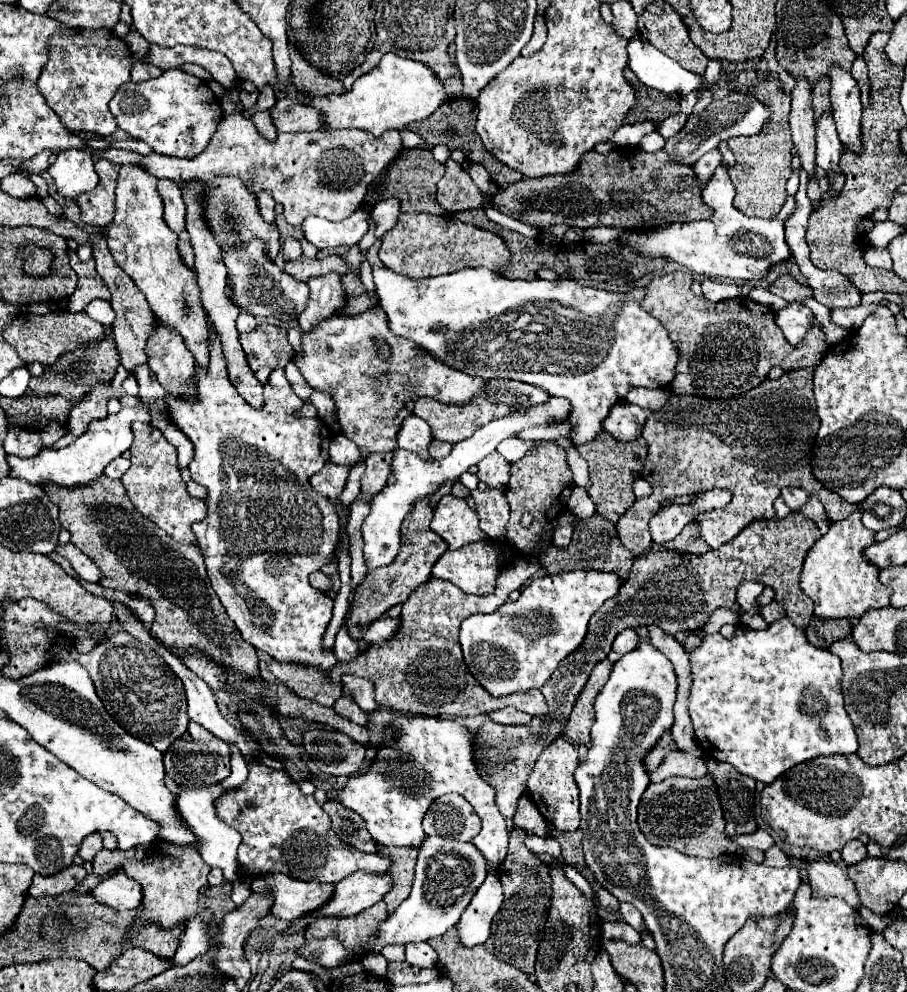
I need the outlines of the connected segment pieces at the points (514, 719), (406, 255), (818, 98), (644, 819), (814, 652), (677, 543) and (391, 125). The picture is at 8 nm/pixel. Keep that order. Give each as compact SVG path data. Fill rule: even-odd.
M503 708L503 710L495 710L487 714L493 722L497 724L529 724L531 716L517 710L517 708Z
M399 214L397 224L389 232L385 232L381 240L381 262L389 270L409 278L441 276L477 266L499 270L507 268L511 258L505 242L497 234L433 214Z
M821 78L817 80L813 88L813 108L815 108L815 120L825 116L825 112L831 114L831 100L829 100L829 90L831 90L831 80Z
M709 774L703 778L677 778L675 776L675 778L665 778L659 784L649 784L639 802L637 824L639 824L639 830L643 832L643 836L651 844L671 846L689 856L717 858L723 854L741 854L743 852L743 848L737 848L737 844L725 836L725 820L723 820L723 812L721 812L719 798L717 798L717 788Z
M787 616L773 622L769 628L765 630L751 630L743 624L739 624L735 628L735 633L731 639L724 638L720 633L706 635L699 646L693 646L687 650L689 654L689 662L691 662L691 678L693 678L693 684L691 684L691 690L689 690L689 714L691 714L691 720L693 720L693 728L695 728L695 736L703 748L705 754L711 754L711 752L721 752L721 762L729 762L731 766L737 768L737 772L745 774L745 776L751 776L753 780L757 782L765 782L765 784L771 784L777 776L781 776L783 772L787 772L789 768L801 764L801 762L807 762L807 760L813 760L813 758L819 758L819 756L835 756L835 754L841 754L841 756L847 756L847 754L855 754L857 752L857 736L855 736L855 728L843 708L843 694L841 694L841 660L839 656L827 652L827 650L821 650L821 648L815 648L807 642L805 634L801 628L797 628Z
M689 522L673 540L663 542L663 544L653 544L651 550L655 550L655 552L675 550L679 554L705 554L705 552L709 552L709 546L701 540L697 524Z
M385 54L383 60L367 74L363 74L355 84L351 92L345 92L341 96L329 96L329 98L315 98L313 102L307 102L301 92L291 84L289 86L289 98L299 100L301 104L319 108L325 112L327 128L361 128L375 136L381 136L385 130L401 130L411 122L429 118L447 98L443 84L437 80L437 74L415 60L401 58L397 54Z

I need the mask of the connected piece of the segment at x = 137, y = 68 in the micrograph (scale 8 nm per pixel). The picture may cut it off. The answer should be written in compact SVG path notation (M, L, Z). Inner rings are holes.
M135 62L133 64L133 70L131 70L131 80L133 82L143 82L143 80L151 80L151 78L157 78L161 76L163 70L155 68L153 64L143 64L143 62Z

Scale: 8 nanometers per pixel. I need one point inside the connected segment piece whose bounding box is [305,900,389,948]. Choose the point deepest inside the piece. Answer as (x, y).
(354, 930)

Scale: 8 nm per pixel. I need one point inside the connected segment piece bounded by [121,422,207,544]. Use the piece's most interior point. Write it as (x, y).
(153, 482)

